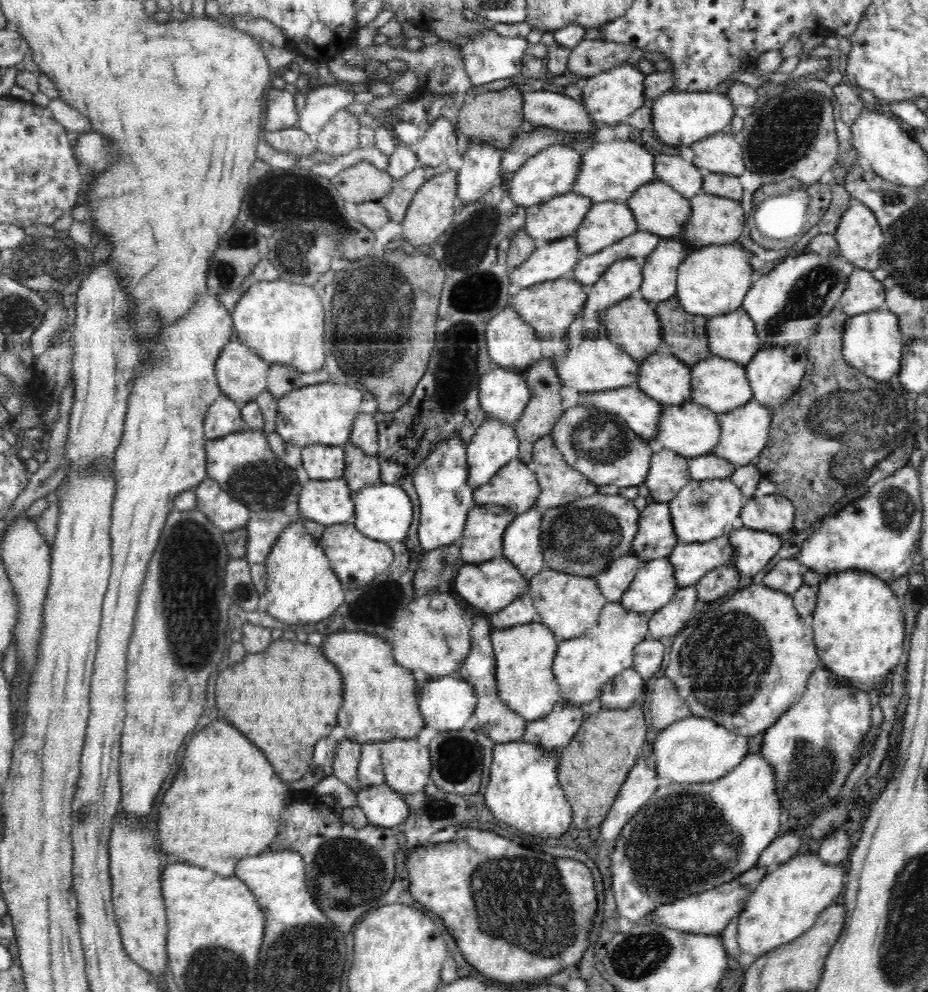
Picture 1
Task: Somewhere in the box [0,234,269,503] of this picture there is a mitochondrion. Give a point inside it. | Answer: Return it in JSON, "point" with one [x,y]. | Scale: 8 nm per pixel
{"point":[36,263]}

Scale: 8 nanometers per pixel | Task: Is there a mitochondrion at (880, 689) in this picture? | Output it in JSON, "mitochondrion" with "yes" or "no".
{"mitochondrion":"no"}

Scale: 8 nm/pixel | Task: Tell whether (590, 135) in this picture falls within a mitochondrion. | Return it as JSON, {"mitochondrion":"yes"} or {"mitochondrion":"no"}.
{"mitochondrion":"no"}

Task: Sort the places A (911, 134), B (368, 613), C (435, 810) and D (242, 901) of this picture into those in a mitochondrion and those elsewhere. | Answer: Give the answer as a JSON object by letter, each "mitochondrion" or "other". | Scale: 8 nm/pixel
{"A":"other","B":"mitochondrion","C":"mitochondrion","D":"other"}

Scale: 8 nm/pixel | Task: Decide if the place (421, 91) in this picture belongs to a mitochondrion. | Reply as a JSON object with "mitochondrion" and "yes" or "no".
{"mitochondrion":"no"}

